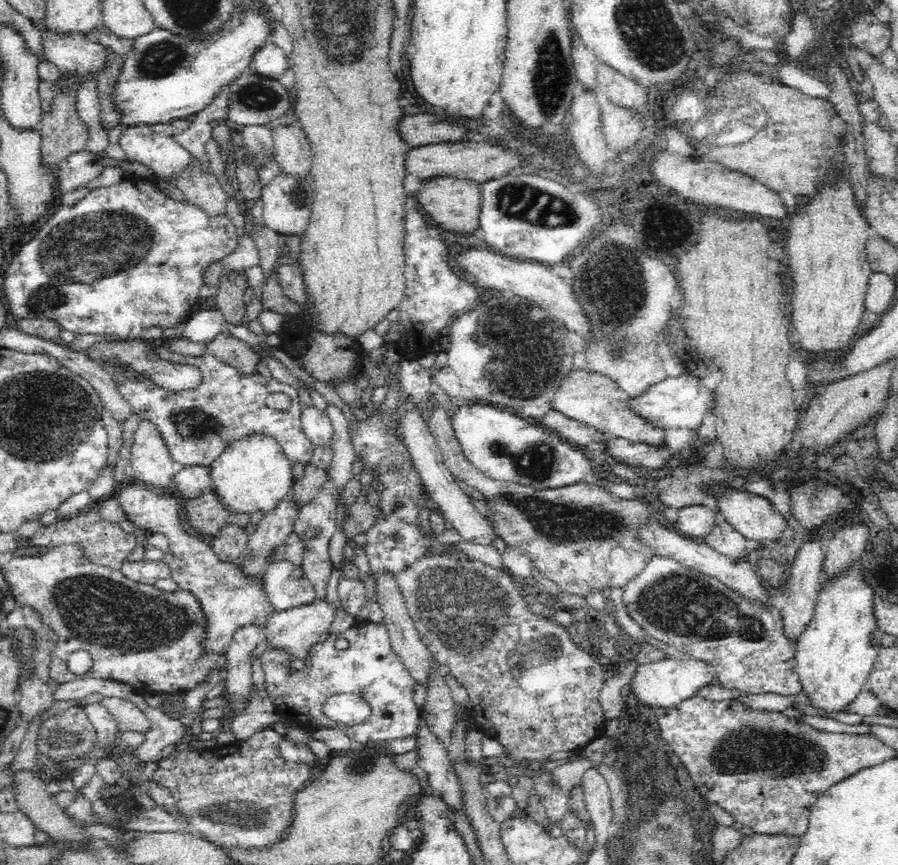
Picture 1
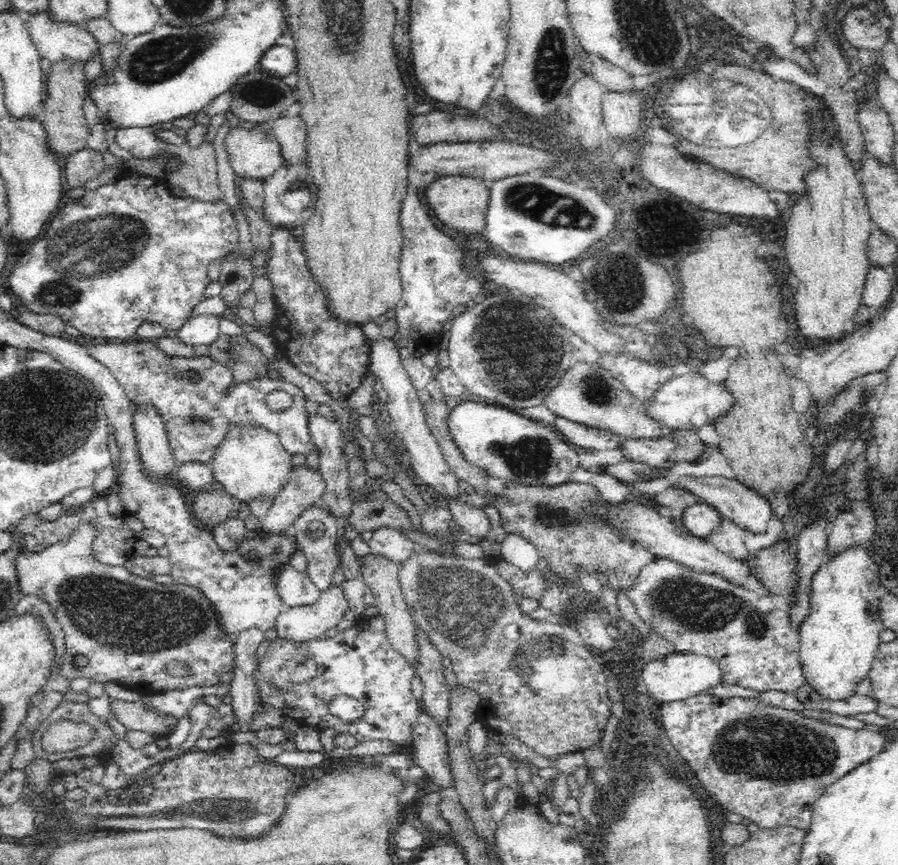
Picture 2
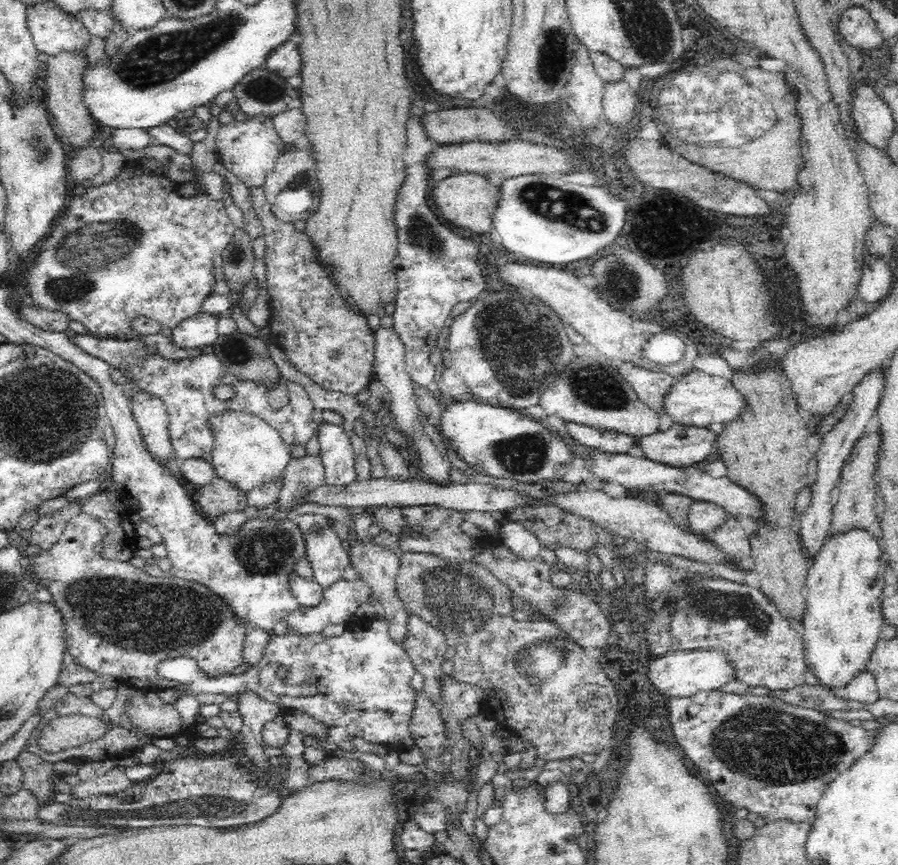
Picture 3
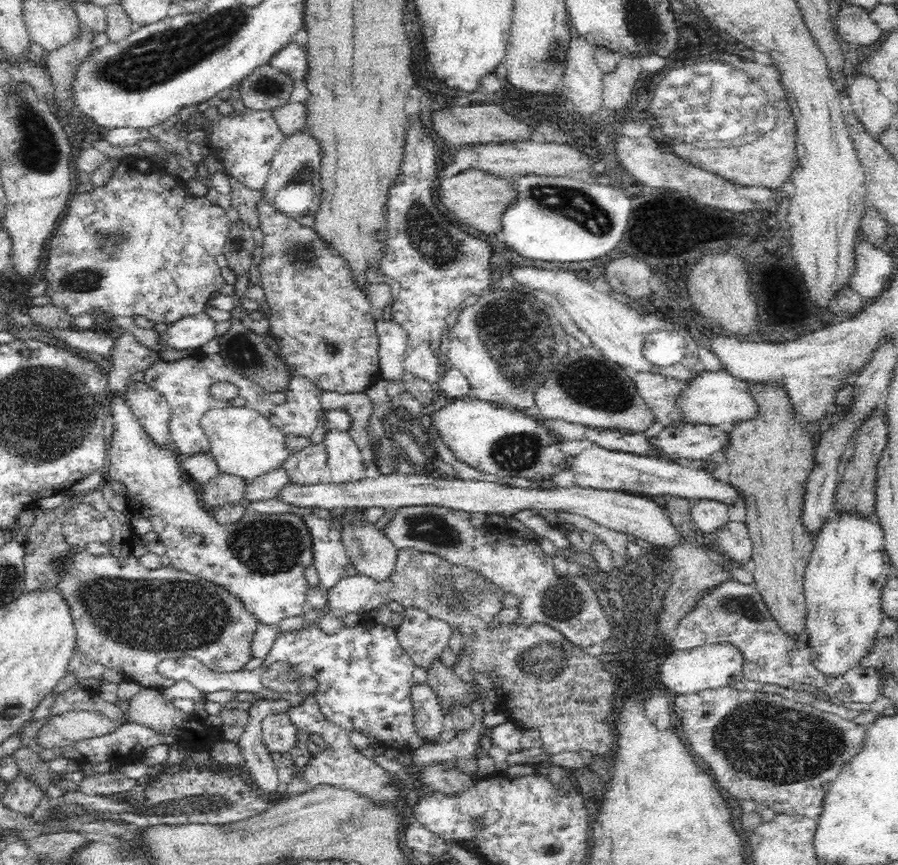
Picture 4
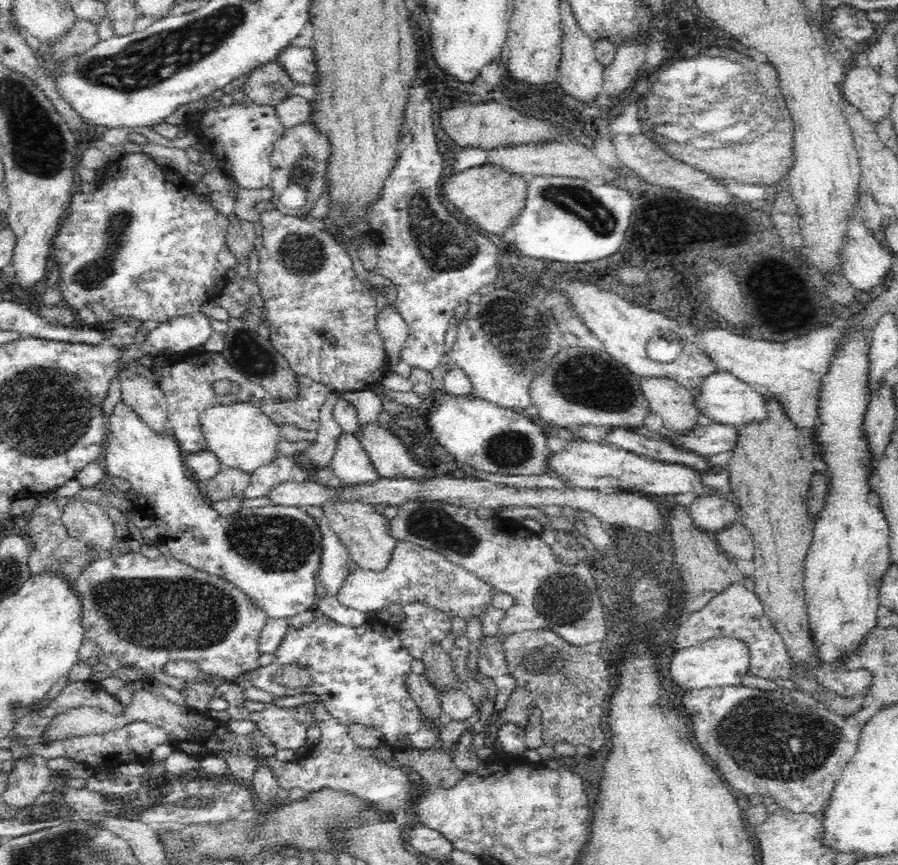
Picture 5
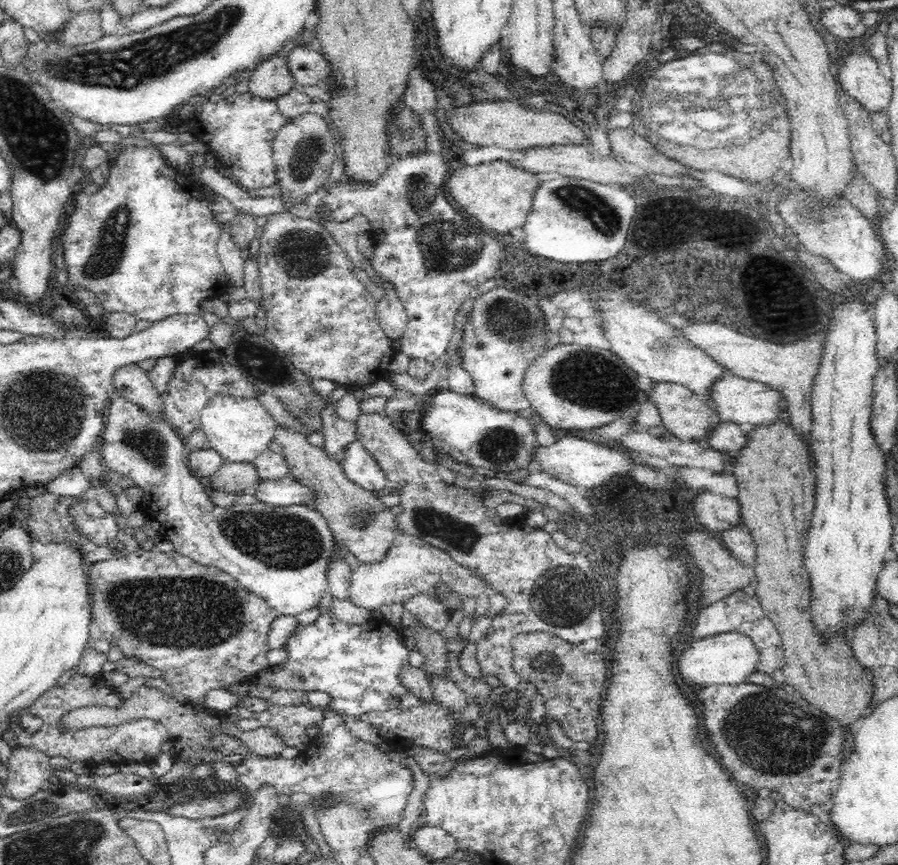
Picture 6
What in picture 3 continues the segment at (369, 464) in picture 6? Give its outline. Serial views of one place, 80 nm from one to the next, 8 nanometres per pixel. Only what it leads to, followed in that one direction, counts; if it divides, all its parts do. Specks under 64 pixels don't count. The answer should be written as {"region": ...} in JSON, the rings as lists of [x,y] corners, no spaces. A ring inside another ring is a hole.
{"region":[[[323,421],[317,426],[320,454],[325,468],[325,483],[346,486],[358,481],[356,453],[342,425]]]}

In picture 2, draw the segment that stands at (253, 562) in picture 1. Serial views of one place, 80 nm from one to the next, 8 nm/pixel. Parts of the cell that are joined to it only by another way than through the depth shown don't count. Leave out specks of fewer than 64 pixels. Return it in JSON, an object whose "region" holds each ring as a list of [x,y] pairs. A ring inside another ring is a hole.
{"region":[[[290,467],[287,483],[275,496],[267,514],[261,518],[265,531],[286,531],[295,518],[314,504],[318,504],[325,492],[325,480],[319,467]]]}

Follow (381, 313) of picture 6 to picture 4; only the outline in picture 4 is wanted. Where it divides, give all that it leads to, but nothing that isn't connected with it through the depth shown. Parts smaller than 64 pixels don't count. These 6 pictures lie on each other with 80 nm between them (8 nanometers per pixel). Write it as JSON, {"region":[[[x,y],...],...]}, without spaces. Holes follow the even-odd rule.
{"region":[[[394,317],[376,320],[375,327],[379,338],[380,371],[382,380],[404,381],[403,354],[406,350],[406,329]]]}

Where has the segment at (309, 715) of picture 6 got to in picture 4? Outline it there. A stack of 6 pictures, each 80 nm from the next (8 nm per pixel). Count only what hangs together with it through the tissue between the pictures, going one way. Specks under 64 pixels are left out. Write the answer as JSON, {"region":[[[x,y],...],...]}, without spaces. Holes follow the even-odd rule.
{"region":[[[289,712],[270,713],[261,722],[261,740],[267,746],[270,754],[274,752],[289,752],[298,744],[301,729],[290,719]]]}

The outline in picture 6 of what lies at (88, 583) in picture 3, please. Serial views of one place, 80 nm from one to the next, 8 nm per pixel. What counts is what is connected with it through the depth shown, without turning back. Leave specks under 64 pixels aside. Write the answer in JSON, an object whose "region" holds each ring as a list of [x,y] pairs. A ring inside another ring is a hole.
{"region":[[[83,501],[72,506],[68,515],[74,517],[76,530],[98,545],[108,545],[116,537],[118,526],[108,509],[102,508],[95,501]],[[153,547],[151,550],[138,548],[131,554],[124,556],[117,554],[111,559],[93,564],[90,568],[89,583],[90,590],[93,591],[93,614],[92,622],[90,622],[89,626],[89,636],[93,639],[106,639],[108,642],[118,646],[123,656],[135,658],[161,671],[164,680],[174,688],[176,693],[180,693],[188,699],[187,704],[202,707],[202,698],[204,698],[204,694],[208,690],[230,688],[230,686],[242,684],[244,680],[249,682],[257,677],[258,674],[265,673],[271,667],[270,662],[268,662],[268,652],[271,649],[270,643],[268,643],[268,636],[270,636],[270,630],[272,630],[272,622],[280,617],[280,613],[270,607],[265,598],[250,592],[240,581],[214,565],[200,564],[194,559],[178,553],[176,549],[171,552],[161,552],[157,547]]]}

